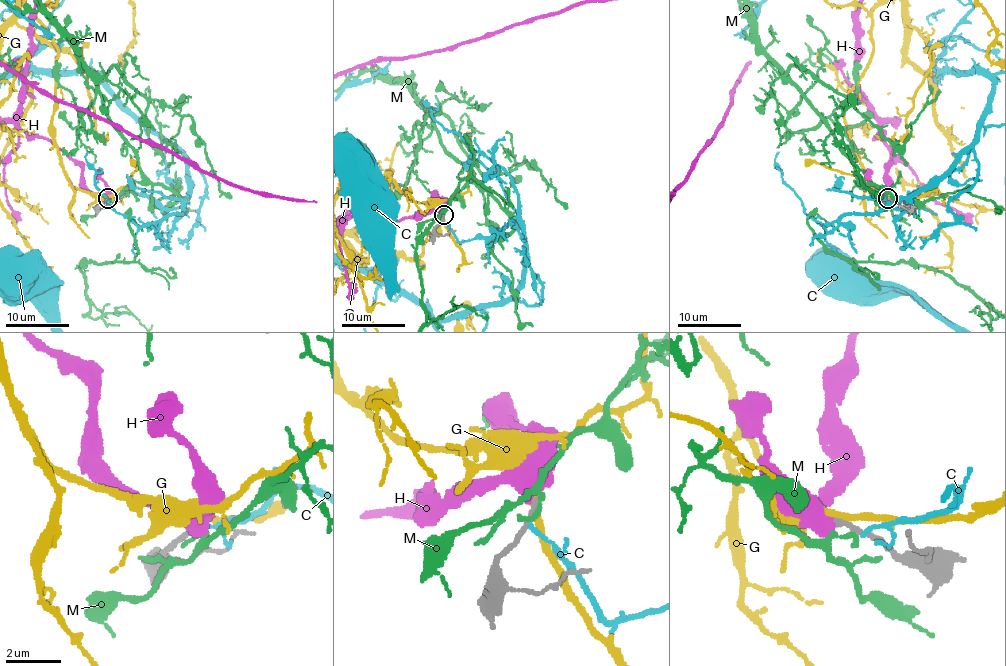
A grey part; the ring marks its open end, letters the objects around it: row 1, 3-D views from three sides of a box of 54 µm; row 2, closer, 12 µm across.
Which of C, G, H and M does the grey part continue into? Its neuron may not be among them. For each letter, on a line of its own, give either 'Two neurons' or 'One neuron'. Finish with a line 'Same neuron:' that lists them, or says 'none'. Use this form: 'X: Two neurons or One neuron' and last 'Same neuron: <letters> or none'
C: Two neurons
G: Two neurons
H: Two neurons
M: Two neurons
Same neuron: none

